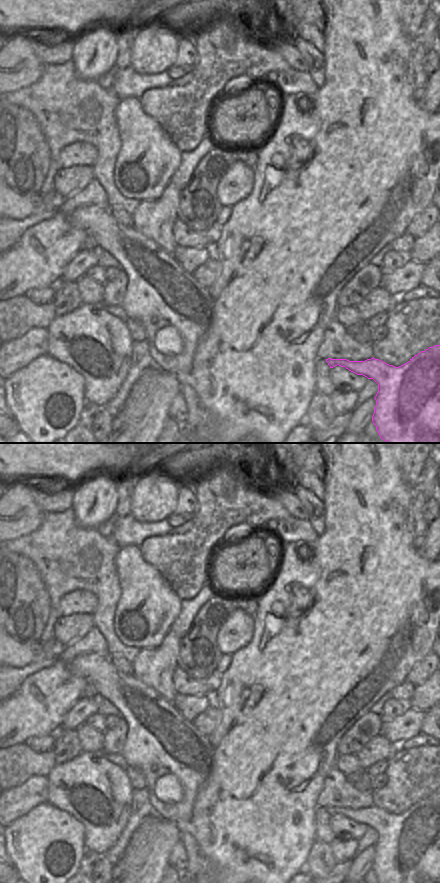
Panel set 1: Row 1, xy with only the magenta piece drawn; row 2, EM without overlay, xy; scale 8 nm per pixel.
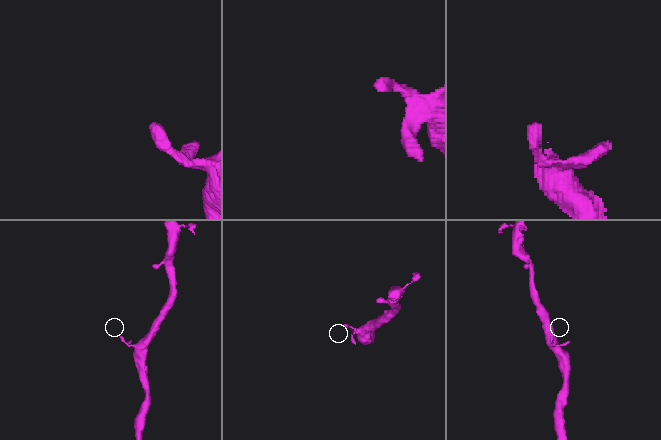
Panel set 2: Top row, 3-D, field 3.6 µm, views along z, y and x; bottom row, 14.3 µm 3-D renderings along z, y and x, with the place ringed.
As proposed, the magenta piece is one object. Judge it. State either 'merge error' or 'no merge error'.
no merge error

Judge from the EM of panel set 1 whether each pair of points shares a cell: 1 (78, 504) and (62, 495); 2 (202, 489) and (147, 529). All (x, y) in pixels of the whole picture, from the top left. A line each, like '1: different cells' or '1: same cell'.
1: different cells
2: different cells

